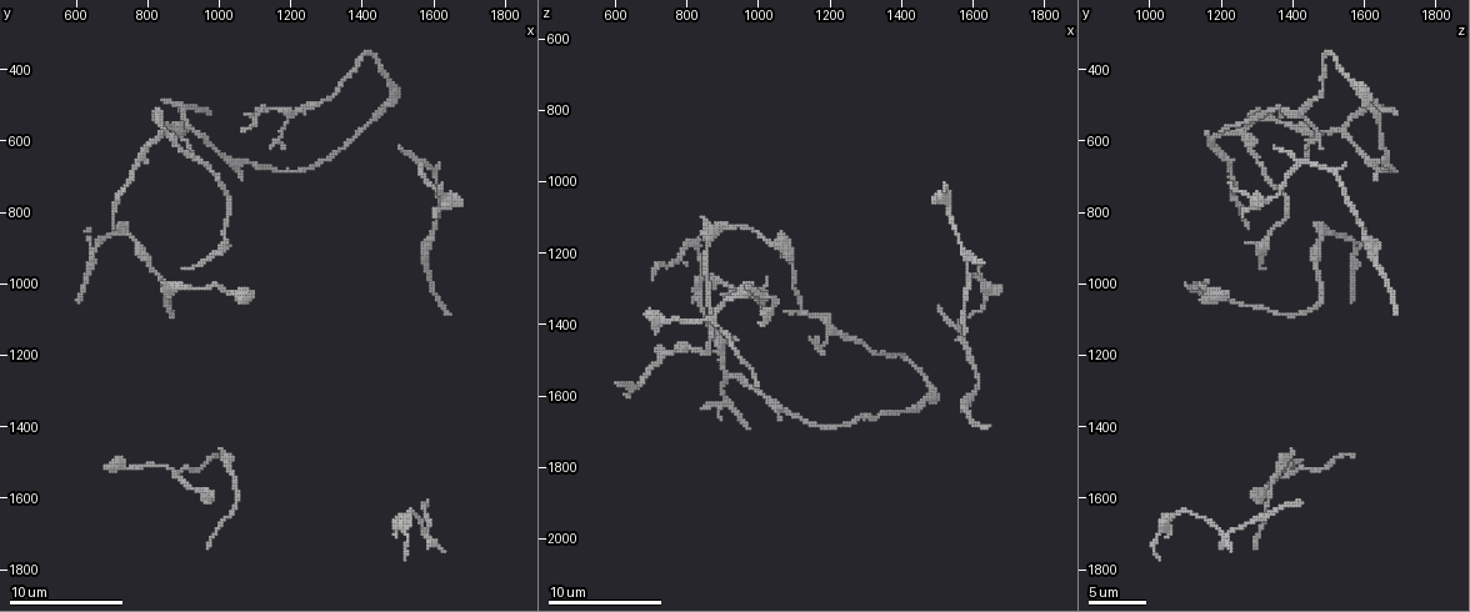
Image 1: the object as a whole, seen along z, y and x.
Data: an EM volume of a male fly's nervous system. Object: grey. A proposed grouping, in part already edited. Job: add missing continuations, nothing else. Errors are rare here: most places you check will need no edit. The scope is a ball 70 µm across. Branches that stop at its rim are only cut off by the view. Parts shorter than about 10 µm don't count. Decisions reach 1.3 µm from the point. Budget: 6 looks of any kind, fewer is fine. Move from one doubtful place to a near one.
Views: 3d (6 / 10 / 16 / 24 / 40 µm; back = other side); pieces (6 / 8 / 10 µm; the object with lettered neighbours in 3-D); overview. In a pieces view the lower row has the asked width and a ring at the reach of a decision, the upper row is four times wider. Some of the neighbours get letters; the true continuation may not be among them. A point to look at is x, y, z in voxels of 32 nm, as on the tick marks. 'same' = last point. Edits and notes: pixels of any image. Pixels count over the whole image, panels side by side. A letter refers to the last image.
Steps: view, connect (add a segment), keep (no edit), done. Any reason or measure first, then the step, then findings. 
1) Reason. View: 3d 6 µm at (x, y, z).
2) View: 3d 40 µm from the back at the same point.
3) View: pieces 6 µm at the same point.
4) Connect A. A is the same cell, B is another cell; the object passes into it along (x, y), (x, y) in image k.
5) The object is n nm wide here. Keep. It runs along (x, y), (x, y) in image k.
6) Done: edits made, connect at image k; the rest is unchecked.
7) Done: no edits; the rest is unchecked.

Free end. View: pieces 8 µm at (980, 1590, 1290).

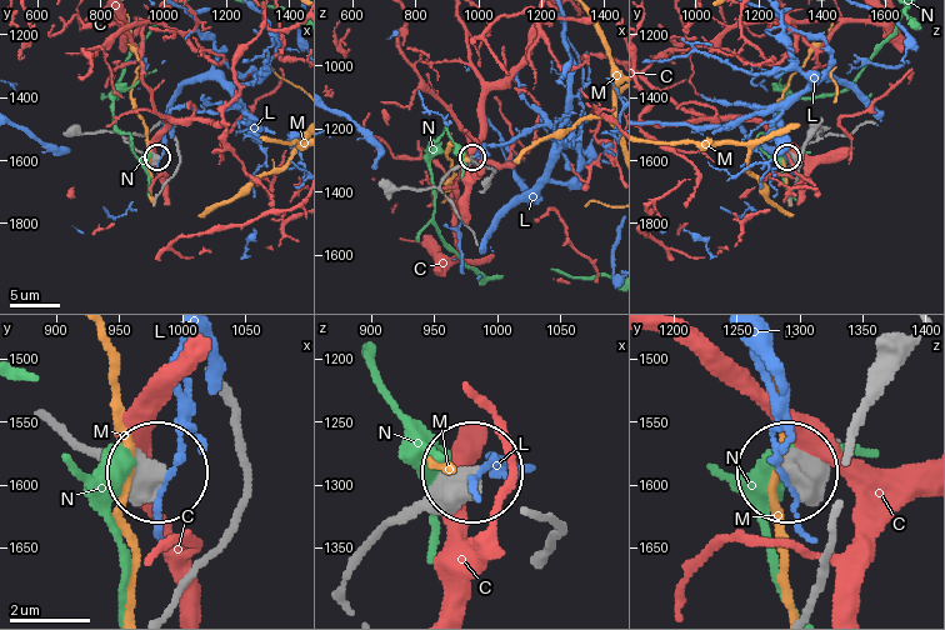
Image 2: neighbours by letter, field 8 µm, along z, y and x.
Keep. C, L, M and N are other cells; no lettered segment goes on from it.

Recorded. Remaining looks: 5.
An open end. View: pieces 6 µm at (1080, 1020, 1210).

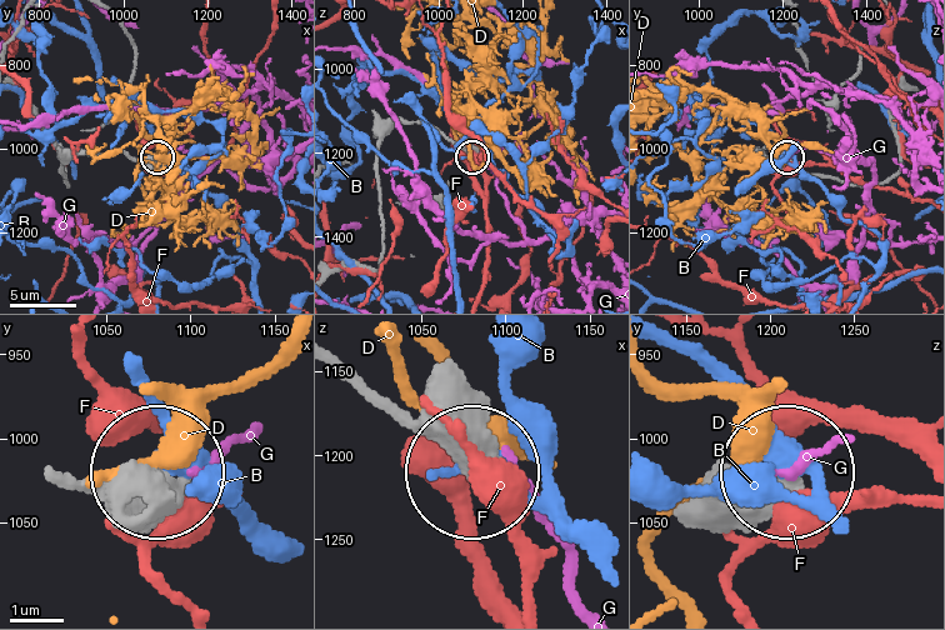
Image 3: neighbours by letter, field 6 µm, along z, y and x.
Keep. B, D, F and G are other cells; no lettered segment goes on from it.

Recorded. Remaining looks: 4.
An open end. View: pieces 10 µm at (1600, 810, 1250).

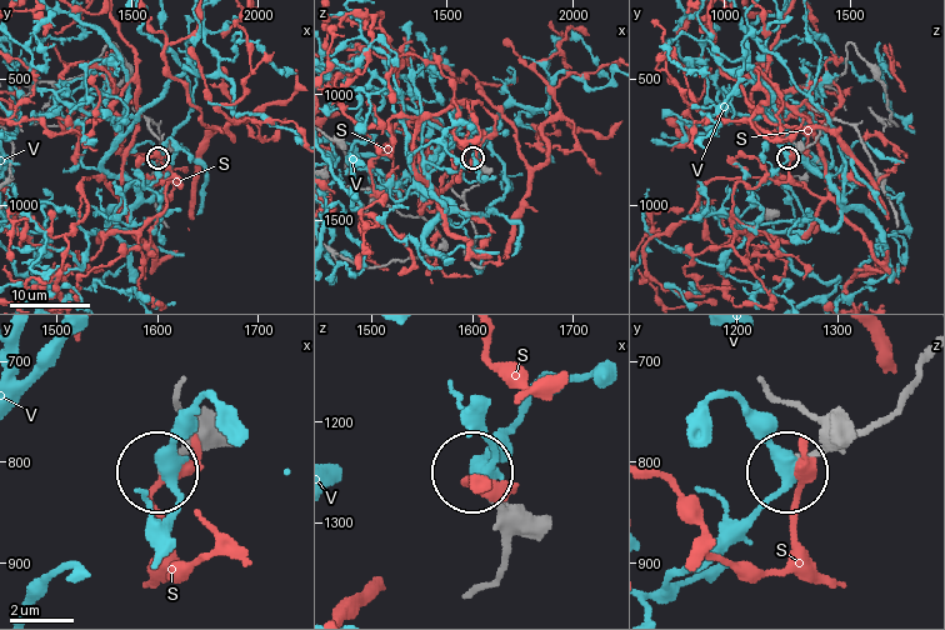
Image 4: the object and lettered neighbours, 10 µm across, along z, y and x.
The object is 180 nm wide here. Keep. S and V are other cells; no lettered segment goes on from it.

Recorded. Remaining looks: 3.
Done: no edits; the rest is unchecked.

